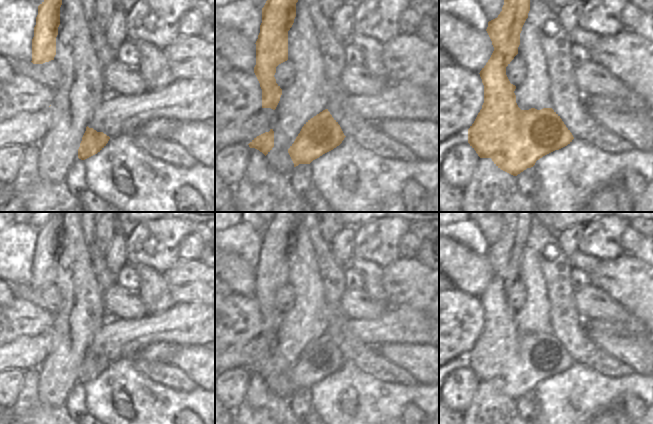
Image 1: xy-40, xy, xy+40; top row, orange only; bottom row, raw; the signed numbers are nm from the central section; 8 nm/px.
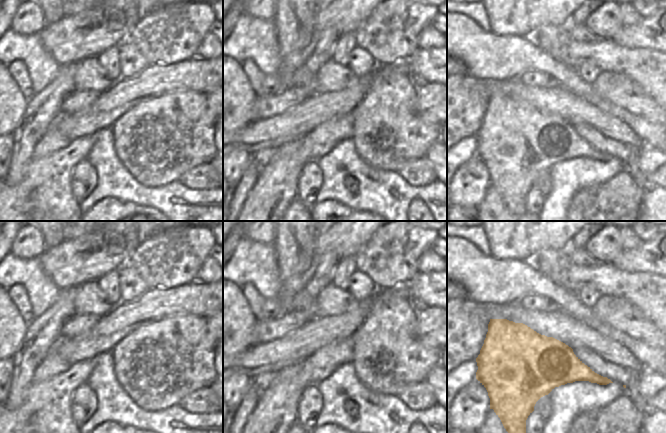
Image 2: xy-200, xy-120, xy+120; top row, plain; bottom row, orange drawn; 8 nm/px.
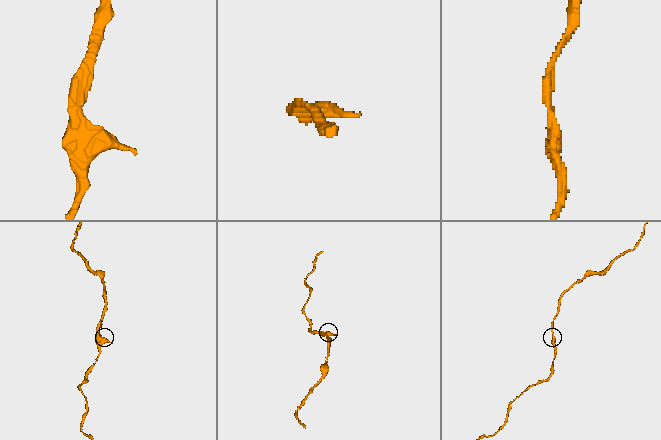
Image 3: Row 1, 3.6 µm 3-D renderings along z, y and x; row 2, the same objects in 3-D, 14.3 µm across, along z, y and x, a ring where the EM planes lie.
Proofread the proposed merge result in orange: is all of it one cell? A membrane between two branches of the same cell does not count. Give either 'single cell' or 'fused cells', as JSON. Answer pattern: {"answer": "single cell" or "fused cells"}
{"answer": "single cell"}

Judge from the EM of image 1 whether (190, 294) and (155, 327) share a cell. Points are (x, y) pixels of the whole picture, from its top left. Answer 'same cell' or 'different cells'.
different cells

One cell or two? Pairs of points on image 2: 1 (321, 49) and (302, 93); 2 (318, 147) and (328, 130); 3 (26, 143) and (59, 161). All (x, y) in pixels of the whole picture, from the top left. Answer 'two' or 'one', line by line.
1: two
2: one
3: two

